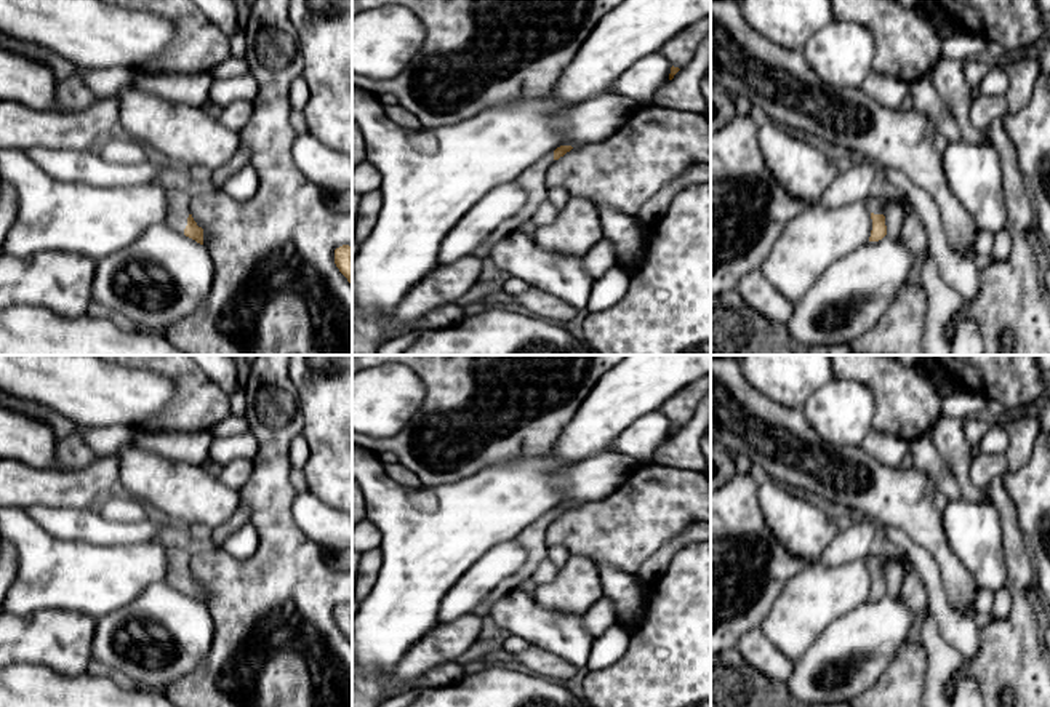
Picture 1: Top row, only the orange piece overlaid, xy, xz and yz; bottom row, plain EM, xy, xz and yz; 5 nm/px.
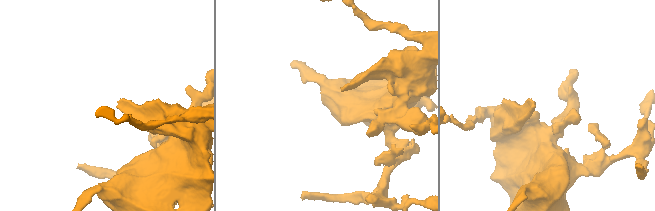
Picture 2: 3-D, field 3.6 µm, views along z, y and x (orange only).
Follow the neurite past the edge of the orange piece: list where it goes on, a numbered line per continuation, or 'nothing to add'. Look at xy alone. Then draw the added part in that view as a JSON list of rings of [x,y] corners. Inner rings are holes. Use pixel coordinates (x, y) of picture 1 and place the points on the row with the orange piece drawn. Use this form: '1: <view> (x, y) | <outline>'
1: xy (180, 195) | [[[179,182],[168,184],[166,224],[179,234],[184,234],[187,226],[187,218],[190,214],[190,197],[192,189],[189,186],[181,186]]]

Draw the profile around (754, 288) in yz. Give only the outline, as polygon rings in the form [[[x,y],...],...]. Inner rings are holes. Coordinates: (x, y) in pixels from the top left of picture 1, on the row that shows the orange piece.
[[[760,269],[743,277],[736,291],[749,307],[768,320],[781,325],[788,325],[791,320],[794,302],[779,294],[763,277]]]

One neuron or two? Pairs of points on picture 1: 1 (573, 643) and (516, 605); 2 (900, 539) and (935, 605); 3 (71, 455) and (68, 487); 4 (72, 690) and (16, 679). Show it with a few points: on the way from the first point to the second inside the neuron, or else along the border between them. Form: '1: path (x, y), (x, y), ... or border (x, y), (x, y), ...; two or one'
1: path (559, 634), (530, 619); one
2: path (916, 555), (929, 570), (935, 589); one
3: border (100, 456), (66, 471); two
4: path (58, 690), (31, 690); one

